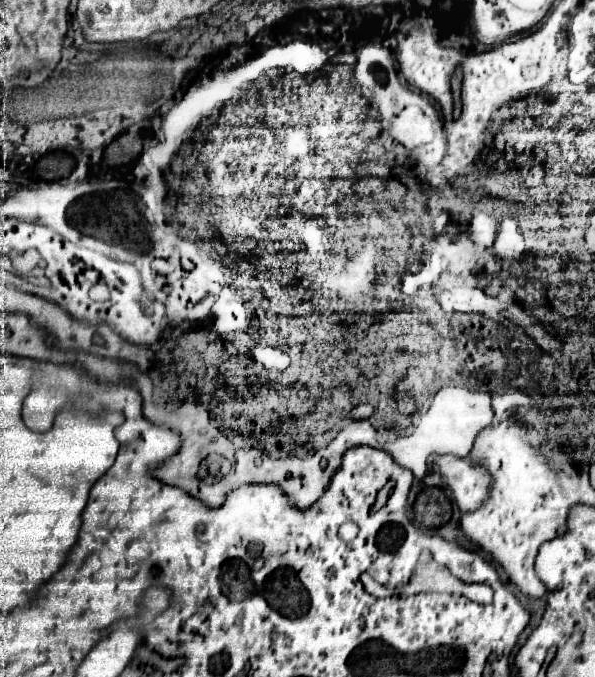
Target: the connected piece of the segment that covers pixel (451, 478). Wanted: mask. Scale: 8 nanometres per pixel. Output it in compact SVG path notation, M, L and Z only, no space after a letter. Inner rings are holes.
M447 454L437 458L437 468L441 476L445 476L455 502L463 512L475 510L487 498L487 486L491 482L475 482L475 464Z

